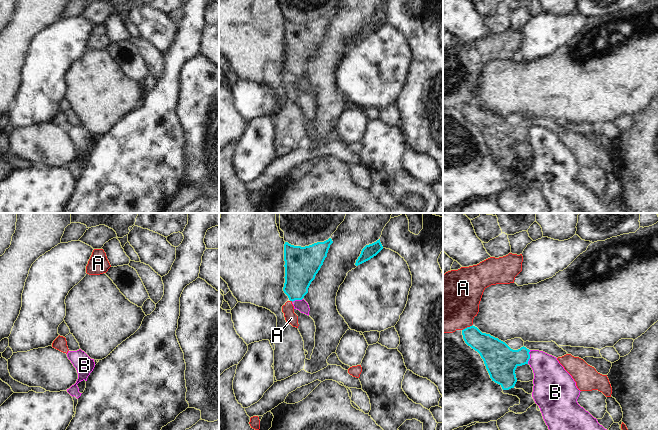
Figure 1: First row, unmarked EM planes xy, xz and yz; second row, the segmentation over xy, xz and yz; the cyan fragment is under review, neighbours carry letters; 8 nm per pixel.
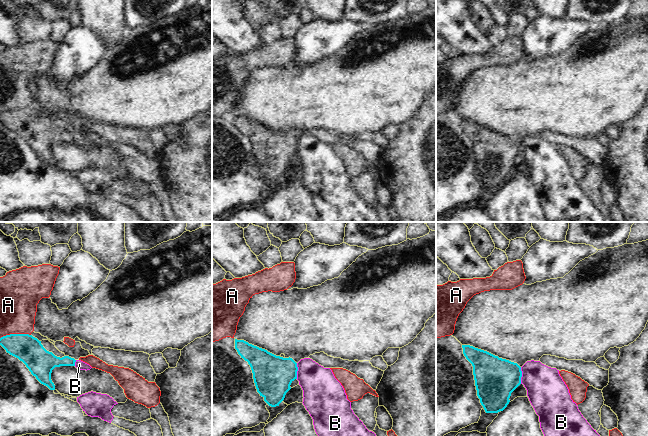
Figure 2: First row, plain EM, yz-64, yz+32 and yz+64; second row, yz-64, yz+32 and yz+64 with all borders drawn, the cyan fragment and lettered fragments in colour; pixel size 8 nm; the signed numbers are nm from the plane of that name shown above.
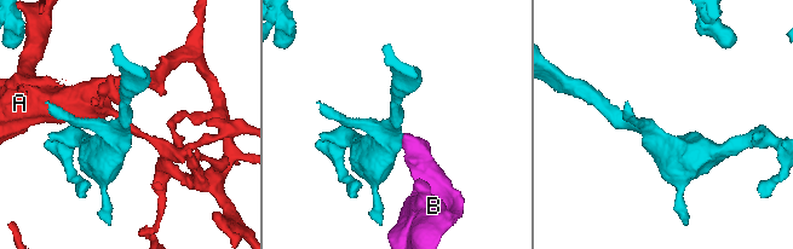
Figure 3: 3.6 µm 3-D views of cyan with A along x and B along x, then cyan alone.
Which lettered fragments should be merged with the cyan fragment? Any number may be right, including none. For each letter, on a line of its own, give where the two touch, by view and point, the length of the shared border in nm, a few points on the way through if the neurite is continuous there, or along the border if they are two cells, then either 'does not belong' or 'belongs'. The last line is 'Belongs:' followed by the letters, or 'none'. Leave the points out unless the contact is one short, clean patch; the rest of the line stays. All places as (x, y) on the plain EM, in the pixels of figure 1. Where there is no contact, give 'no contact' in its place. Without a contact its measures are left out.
A: yz (467, 103) | 100 nm | does not belong
B: yz (529, 133) | 110 nm | along yz (530, 126), (527, 139) | does not belong
Belongs: none

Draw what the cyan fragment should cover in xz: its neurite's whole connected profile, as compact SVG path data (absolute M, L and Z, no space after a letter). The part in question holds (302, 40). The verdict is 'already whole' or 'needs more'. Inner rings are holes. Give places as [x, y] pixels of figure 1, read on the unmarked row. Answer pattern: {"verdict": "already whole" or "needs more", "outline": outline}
{"verdict": "already whole", "outline": "M331 14L305 23L285 18L283 67L290 77L302 76L308 69L308 64L323 41L332 19Z"}

